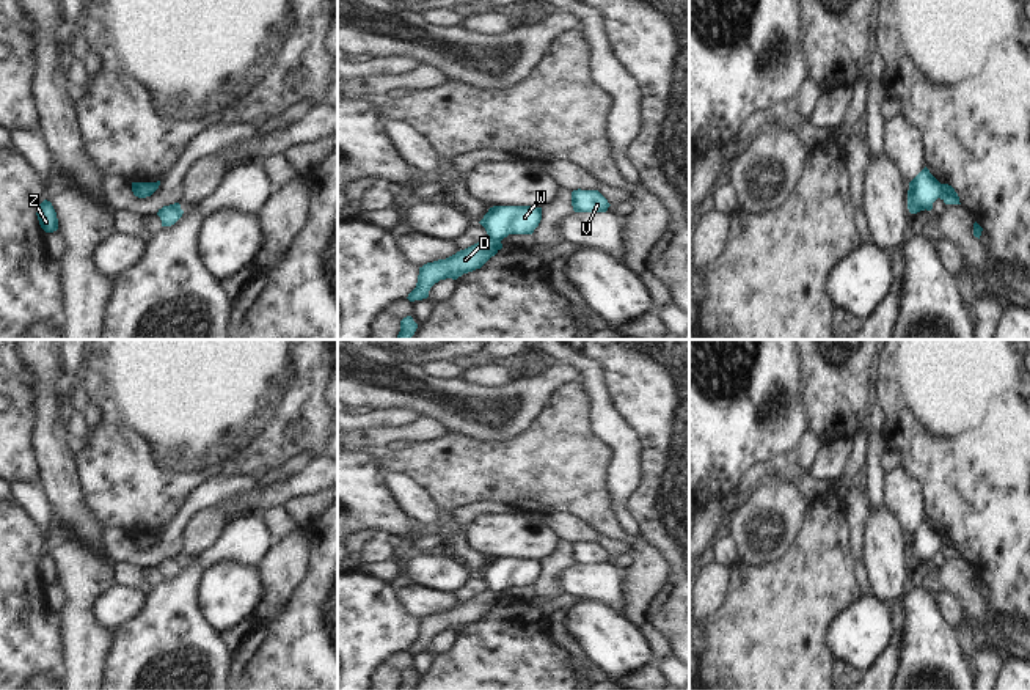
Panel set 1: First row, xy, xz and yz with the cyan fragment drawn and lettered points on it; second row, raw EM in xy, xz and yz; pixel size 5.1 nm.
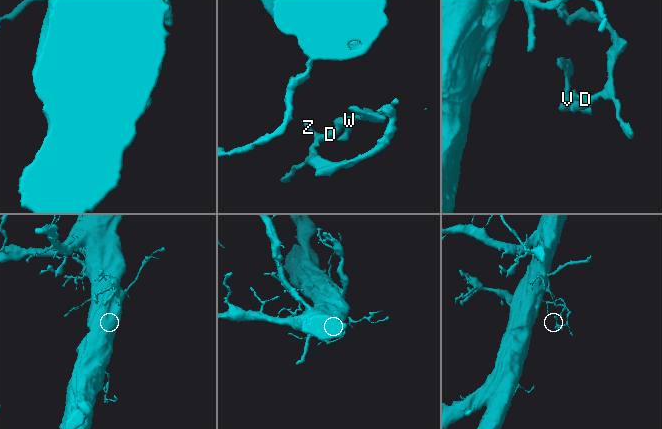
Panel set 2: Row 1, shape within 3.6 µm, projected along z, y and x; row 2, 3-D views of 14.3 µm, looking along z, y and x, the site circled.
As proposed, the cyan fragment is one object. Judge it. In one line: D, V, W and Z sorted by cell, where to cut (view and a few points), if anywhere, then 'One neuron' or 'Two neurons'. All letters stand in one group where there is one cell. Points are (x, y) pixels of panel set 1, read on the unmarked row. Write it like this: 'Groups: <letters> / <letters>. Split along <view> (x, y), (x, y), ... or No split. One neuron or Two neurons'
Groups: D Z / V W. Split along yz (942, 536), (938, 549). Two neurons.

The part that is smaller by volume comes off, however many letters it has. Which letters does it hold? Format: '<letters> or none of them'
V, W.

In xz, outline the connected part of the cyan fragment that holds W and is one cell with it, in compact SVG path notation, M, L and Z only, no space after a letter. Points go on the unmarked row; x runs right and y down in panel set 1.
M493 558L479 574L488 589L502 593L509 586L532 586L542 572L537 558Z

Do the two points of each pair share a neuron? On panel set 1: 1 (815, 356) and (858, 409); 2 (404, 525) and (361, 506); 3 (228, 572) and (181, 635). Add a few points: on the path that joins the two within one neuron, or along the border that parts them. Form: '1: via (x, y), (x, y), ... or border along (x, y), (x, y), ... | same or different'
1: via (828, 368), (834, 374), (834, 385), (845, 396) | same
2: via (393, 522), (372, 506) | same
3: border along (203, 572), (198, 582), (198, 607), (219, 632) | different

